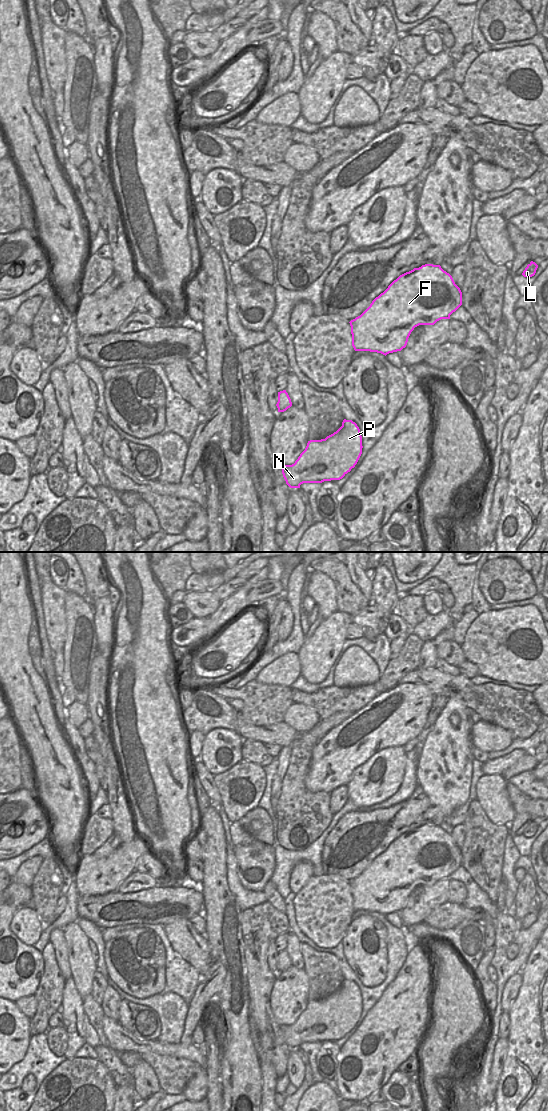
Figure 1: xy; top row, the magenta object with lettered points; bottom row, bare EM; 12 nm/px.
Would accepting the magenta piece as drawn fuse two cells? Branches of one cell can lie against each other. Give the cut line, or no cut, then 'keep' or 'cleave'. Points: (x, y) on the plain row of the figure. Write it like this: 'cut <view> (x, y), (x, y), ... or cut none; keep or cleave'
cut none; keep

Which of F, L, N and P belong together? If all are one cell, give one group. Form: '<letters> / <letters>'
F L N P

